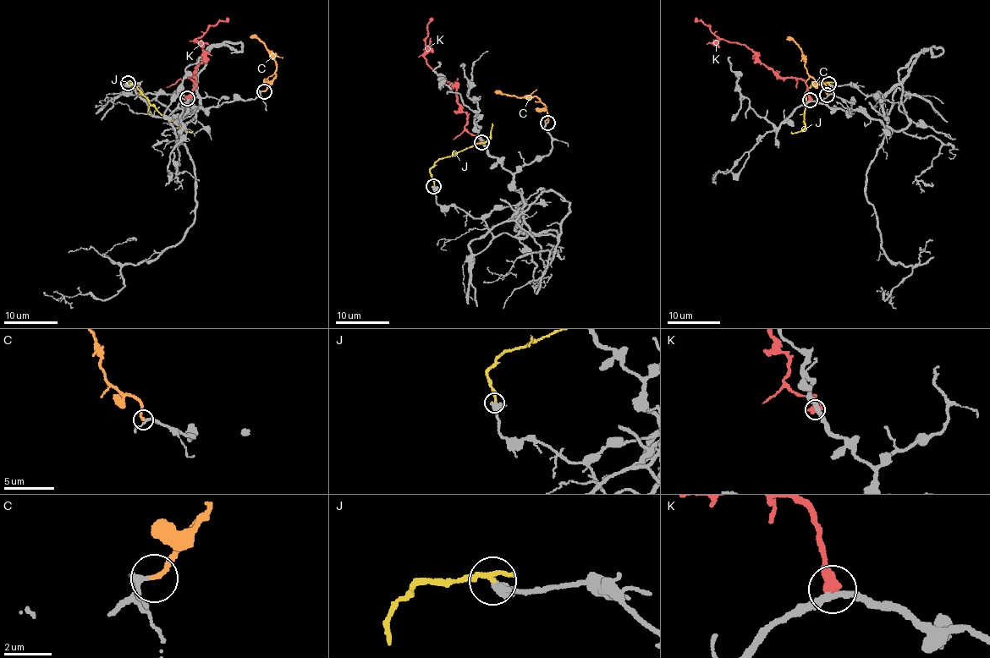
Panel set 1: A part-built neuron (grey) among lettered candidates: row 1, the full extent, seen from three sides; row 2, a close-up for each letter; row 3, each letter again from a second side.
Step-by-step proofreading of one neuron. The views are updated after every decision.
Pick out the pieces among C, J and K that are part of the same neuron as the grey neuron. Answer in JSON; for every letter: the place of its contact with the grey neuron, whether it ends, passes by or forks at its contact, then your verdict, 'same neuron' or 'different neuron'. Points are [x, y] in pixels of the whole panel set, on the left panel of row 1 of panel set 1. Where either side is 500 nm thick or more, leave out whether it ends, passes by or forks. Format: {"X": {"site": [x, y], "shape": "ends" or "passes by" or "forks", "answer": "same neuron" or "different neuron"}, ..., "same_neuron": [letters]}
{"C": {"site": [264, 91], "shape": "ends", "answer": "same neuron"}, "J": {"site": [128, 83], "shape": "ends", "answer": "different neuron"}, "K": {"site": [187, 98], "answer": "different neuron"}, "same_neuron": ["C"]}

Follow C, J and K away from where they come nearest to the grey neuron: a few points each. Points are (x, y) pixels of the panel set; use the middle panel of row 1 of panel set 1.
C: (547, 123), (547, 106), (535, 96), (514, 96), (495, 90)
J: (433, 186), (430, 168), (434, 163), (474, 145), (482, 143), (490, 138), (492, 123)
K: (481, 143), (480, 135), (464, 128), (467, 114), (455, 86), (424, 58), (431, 17)

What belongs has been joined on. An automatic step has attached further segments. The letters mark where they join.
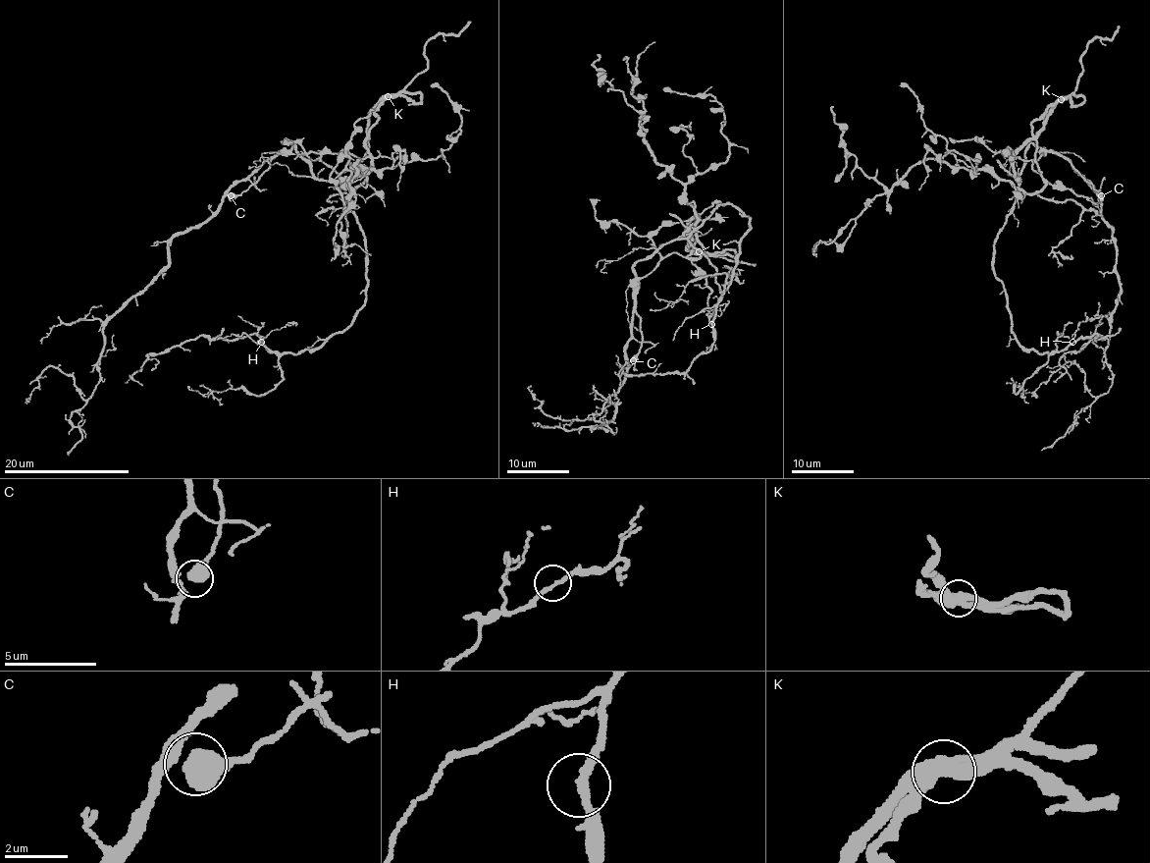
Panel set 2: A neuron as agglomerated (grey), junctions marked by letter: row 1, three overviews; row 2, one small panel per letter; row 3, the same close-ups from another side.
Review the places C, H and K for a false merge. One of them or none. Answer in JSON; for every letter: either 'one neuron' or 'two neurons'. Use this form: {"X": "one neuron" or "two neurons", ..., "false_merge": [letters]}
{"C": "one neuron", "H": "one neuron", "K": "one neuron", "false_merge": []}

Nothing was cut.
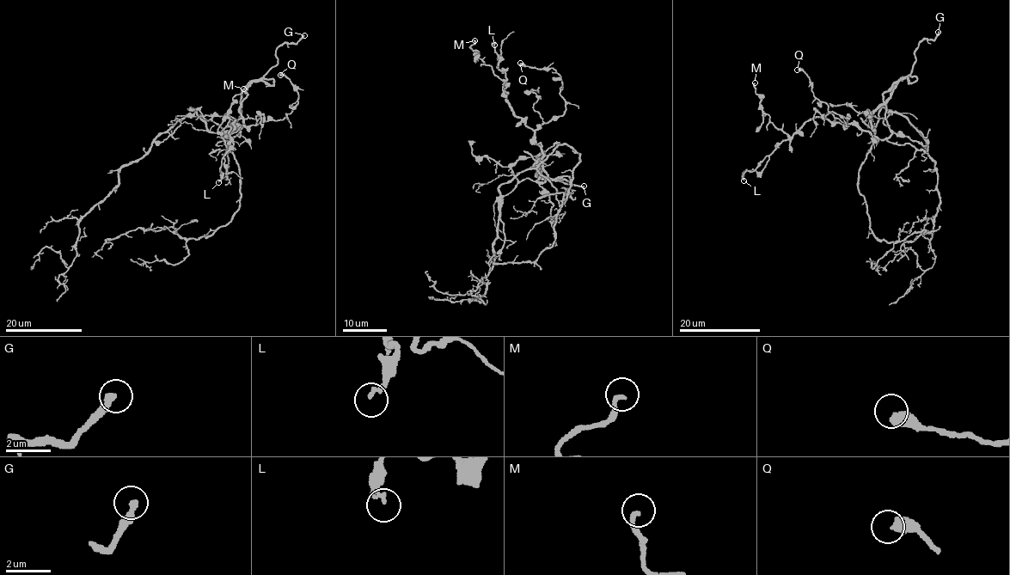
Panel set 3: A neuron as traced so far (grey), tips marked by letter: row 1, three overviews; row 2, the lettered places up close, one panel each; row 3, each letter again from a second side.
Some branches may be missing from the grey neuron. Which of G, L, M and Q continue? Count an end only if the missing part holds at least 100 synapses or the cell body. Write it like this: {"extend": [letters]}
{"extend": ["G"]}

